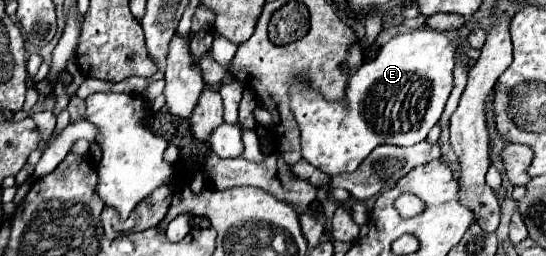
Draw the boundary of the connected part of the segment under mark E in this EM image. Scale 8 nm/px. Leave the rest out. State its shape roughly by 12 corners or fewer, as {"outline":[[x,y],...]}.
{"outline":[[423,27],[351,73],[343,105],[297,79],[303,159],[355,171],[415,145],[453,89],[455,45]]}

